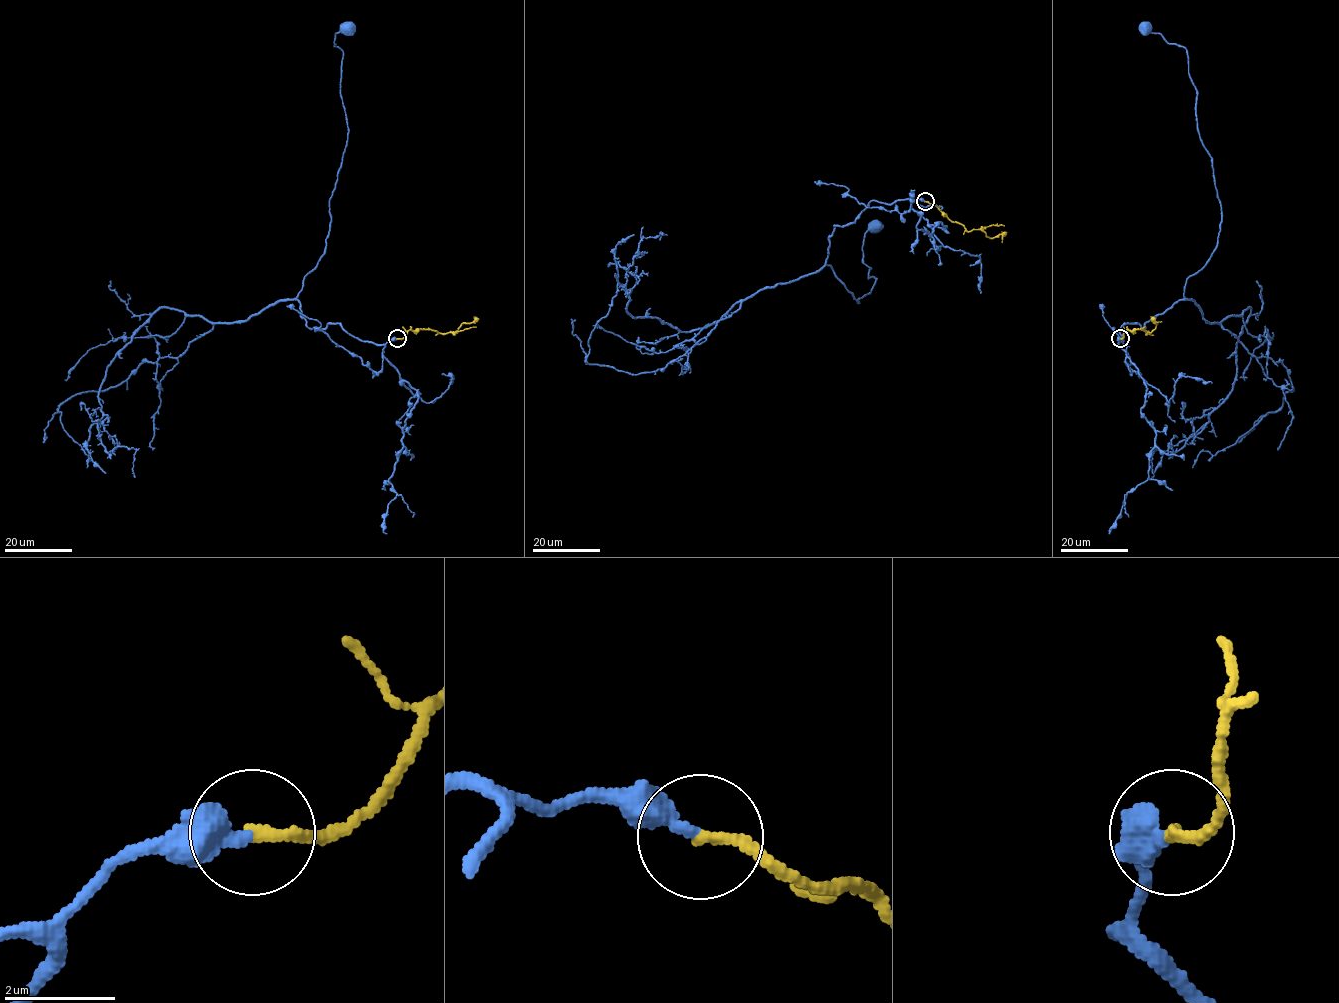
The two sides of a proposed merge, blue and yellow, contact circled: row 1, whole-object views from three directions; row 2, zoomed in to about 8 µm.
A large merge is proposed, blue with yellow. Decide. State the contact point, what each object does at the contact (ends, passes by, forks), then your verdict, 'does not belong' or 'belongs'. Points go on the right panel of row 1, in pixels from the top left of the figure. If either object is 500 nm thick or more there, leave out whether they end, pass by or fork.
(1120, 338) | blue ends | yellow ends | belongs

